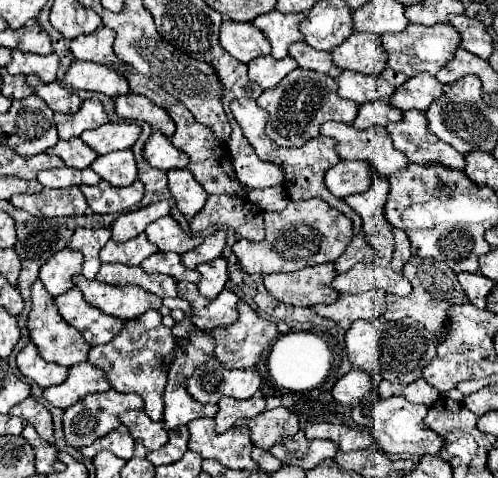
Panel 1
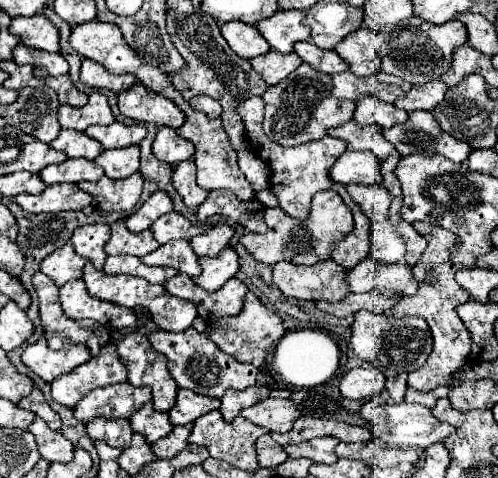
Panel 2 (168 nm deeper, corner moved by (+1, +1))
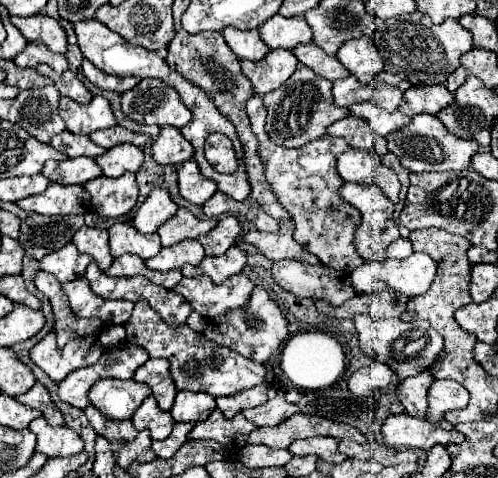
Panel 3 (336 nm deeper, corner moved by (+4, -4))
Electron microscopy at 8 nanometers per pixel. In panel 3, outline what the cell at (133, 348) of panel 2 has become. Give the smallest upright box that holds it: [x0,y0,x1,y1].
[134,360,176,412]

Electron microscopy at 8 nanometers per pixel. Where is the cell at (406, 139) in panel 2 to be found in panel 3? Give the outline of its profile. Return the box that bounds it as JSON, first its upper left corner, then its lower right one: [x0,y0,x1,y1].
[388,114,480,172]

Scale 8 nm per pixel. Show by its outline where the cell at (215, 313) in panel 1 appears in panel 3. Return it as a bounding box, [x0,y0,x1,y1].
[172,274,254,318]

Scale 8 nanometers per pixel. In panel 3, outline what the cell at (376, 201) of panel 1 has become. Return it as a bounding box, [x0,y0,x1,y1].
[340,182,400,262]

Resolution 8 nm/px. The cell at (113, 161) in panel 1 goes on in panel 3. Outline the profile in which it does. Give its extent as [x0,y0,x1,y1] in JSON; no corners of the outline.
[96,144,142,178]

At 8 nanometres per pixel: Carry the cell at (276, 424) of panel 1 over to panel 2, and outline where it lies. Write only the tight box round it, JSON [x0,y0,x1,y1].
[241,399,299,433]

